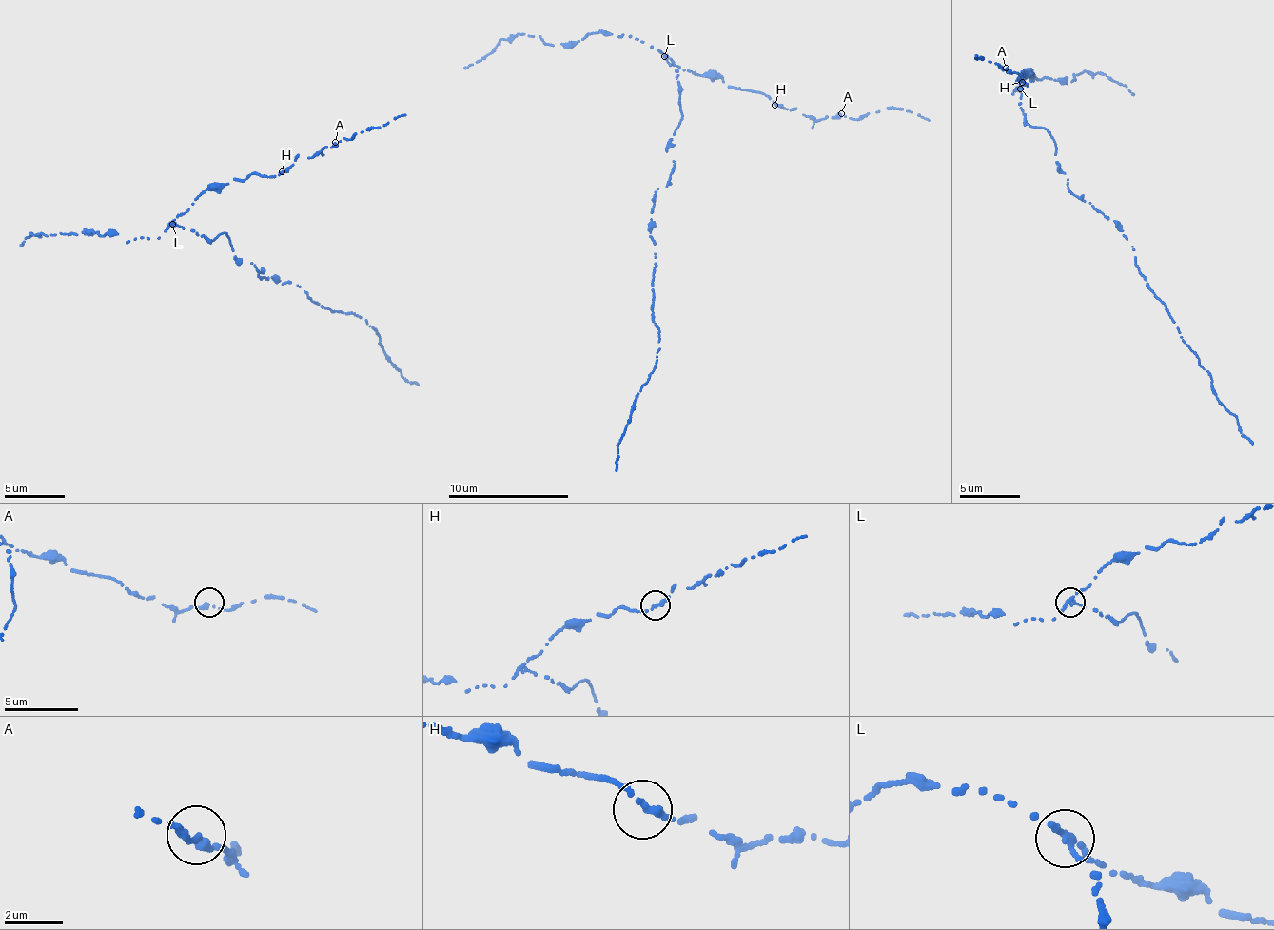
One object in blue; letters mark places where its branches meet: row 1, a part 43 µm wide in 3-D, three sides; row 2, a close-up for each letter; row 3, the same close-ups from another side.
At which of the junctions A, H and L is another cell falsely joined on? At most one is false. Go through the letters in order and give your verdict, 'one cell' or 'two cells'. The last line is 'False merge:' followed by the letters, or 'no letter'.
A: one cell
H: one cell
L: two cells
False merge: L

